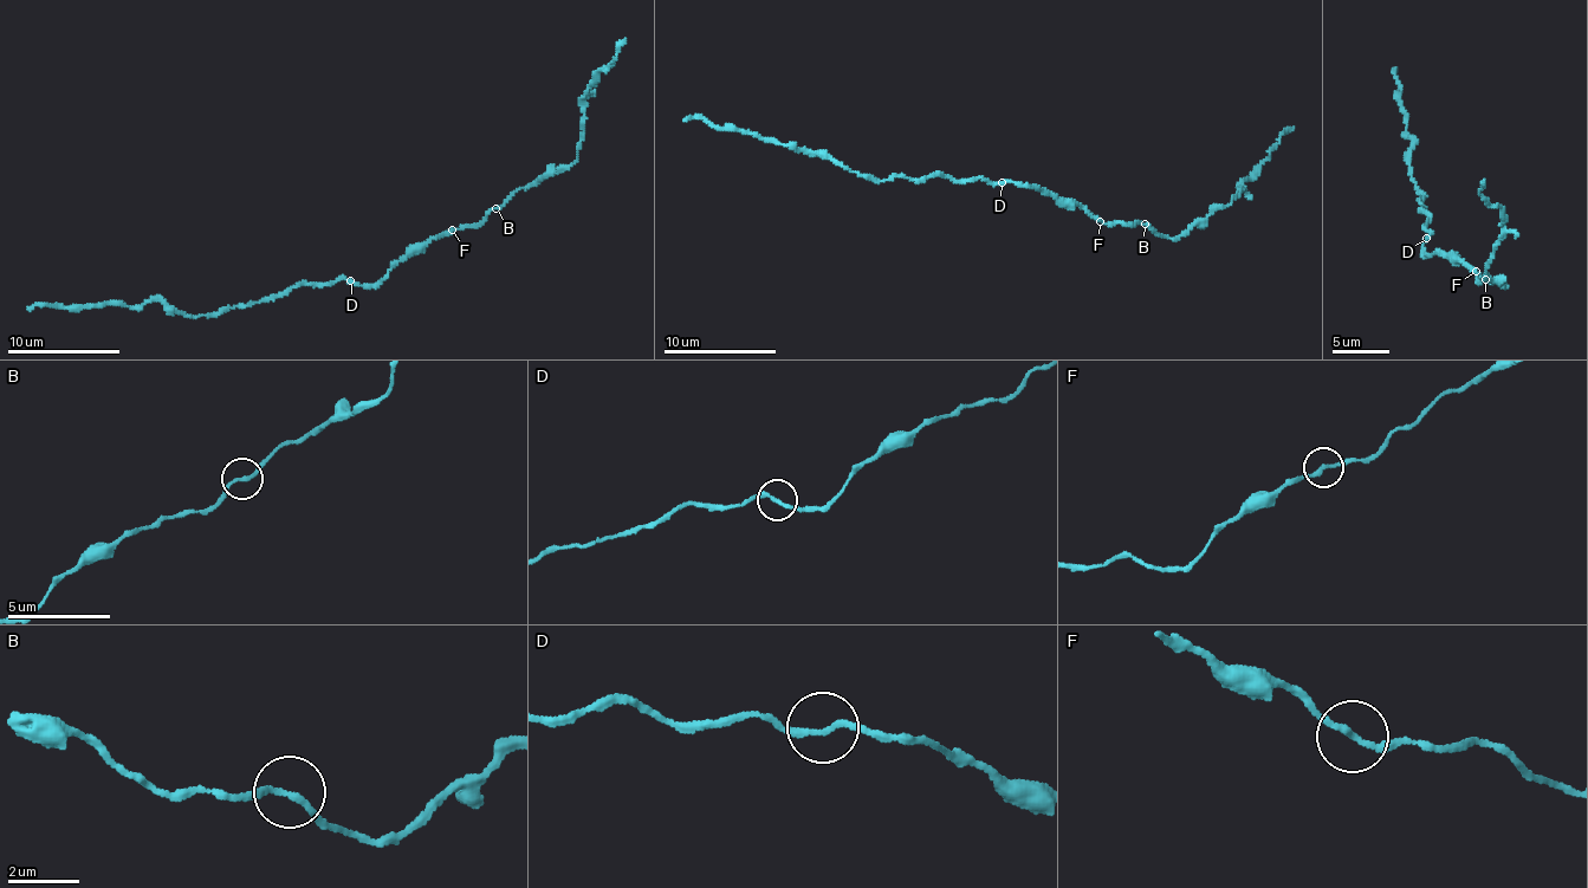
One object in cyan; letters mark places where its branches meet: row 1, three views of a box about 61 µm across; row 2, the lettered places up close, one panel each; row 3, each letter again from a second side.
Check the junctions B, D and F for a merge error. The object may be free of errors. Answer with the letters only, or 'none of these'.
B

